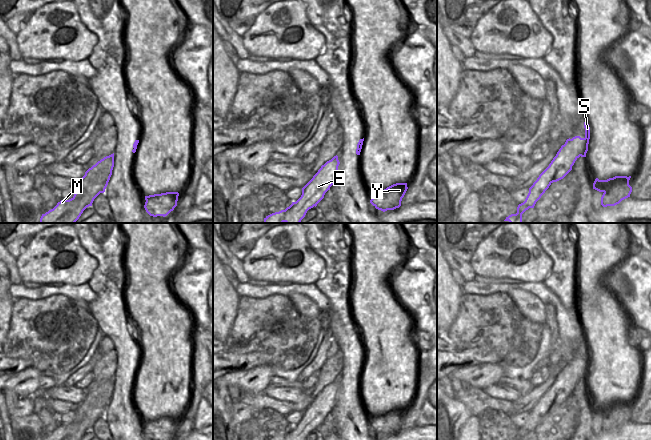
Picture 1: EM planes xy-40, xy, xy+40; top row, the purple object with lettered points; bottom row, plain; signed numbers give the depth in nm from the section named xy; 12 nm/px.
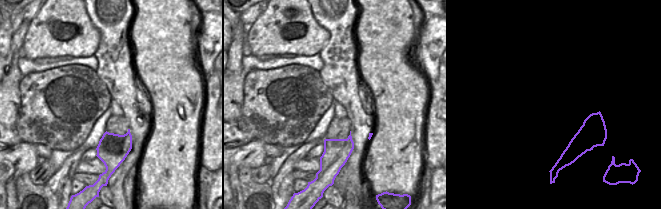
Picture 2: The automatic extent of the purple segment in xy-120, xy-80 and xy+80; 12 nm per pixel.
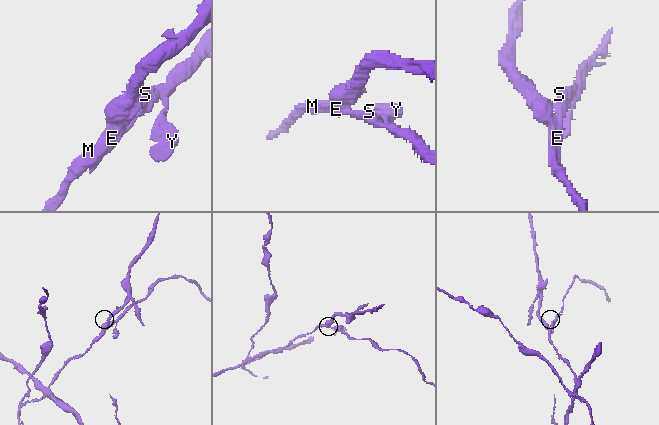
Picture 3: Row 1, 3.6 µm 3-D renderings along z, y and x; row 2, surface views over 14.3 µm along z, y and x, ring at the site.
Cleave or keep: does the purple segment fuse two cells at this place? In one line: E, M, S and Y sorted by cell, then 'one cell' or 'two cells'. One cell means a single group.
E M / S Y | two cells

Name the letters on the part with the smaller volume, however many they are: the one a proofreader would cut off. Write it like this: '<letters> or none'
S, Y

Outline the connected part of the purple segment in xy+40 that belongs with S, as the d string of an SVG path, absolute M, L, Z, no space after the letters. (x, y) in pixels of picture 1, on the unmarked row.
M587 344L584 346L585 361L575 360L567 363L565 368L561 370L556 380L551 385L552 389L564 392L568 396L572 394L575 385L581 380L586 381L588 368L590 363L590 351Z

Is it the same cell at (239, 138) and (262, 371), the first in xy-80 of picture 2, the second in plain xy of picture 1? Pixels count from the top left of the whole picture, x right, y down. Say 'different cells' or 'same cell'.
different cells

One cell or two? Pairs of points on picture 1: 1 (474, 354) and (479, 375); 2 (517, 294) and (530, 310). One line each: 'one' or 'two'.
1: two
2: one

